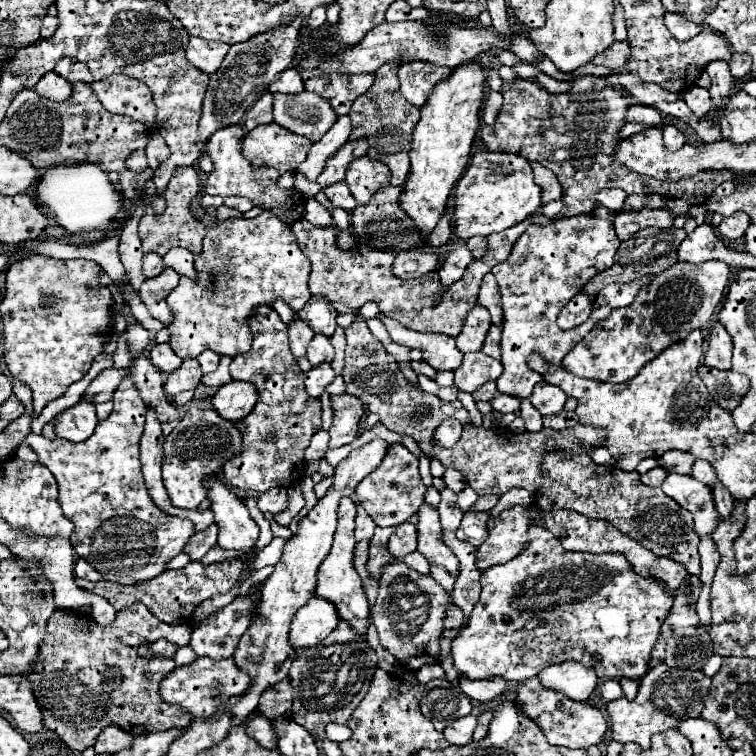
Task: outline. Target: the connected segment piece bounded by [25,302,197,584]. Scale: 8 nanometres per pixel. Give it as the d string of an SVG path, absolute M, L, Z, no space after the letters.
M127 302L117 312L127 320L125 336L131 364L125 380L113 392L113 412L109 418L99 422L95 432L79 444L63 438L47 440L43 434L33 432L25 436L25 444L37 454L37 462L51 470L59 484L59 504L65 516L75 524L71 544L77 556L89 560L105 580L135 584L159 576L197 530L191 520L163 512L147 494L139 462L145 402L131 380L131 370L133 360L145 352L145 346L149 346L151 334L143 330L141 324L137 326Z

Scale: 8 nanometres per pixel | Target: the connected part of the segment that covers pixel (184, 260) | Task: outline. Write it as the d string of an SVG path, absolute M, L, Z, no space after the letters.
M171 248L165 256L163 262L167 266L171 266L173 270L177 270L183 276L195 276L193 272L193 254L185 248Z

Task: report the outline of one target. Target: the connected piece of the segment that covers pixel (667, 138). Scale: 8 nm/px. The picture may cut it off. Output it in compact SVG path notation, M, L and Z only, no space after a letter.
M663 126L663 142L665 142L667 150L675 152L685 144L685 136L675 126Z

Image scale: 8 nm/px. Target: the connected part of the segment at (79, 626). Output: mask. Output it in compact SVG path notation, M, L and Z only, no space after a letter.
M135 602L129 608L123 608L117 612L115 620L107 626L99 626L91 616L79 614L75 610L55 610L53 616L47 622L47 636L41 642L41 658L43 666L29 676L33 682L33 690L39 692L39 704L43 708L43 720L45 726L59 734L59 738L71 748L83 752L85 748L95 744L97 732L101 732L103 724L117 724L125 732L139 736L153 730L165 730L173 726L189 726L191 716L181 712L181 708L173 708L161 700L157 700L157 688L159 680L163 680L165 674L169 674L175 668L173 660L165 658L143 658L137 656L139 646L149 640L167 638L173 644L187 644L189 642L191 628L187 624L183 626L169 626L159 620L141 604Z

